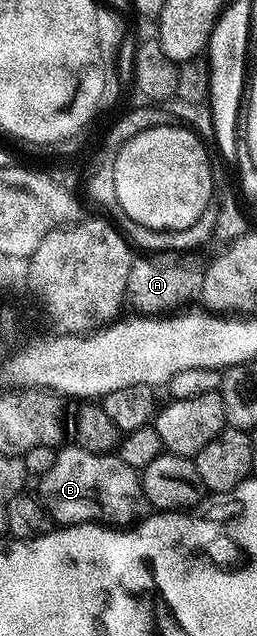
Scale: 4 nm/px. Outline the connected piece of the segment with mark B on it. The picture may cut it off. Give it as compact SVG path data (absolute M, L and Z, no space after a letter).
M77 443L68 445L58 449L52 471L37 482L42 504L59 526L101 523L130 527L147 516L148 502L139 470L128 467L114 453L93 453Z

